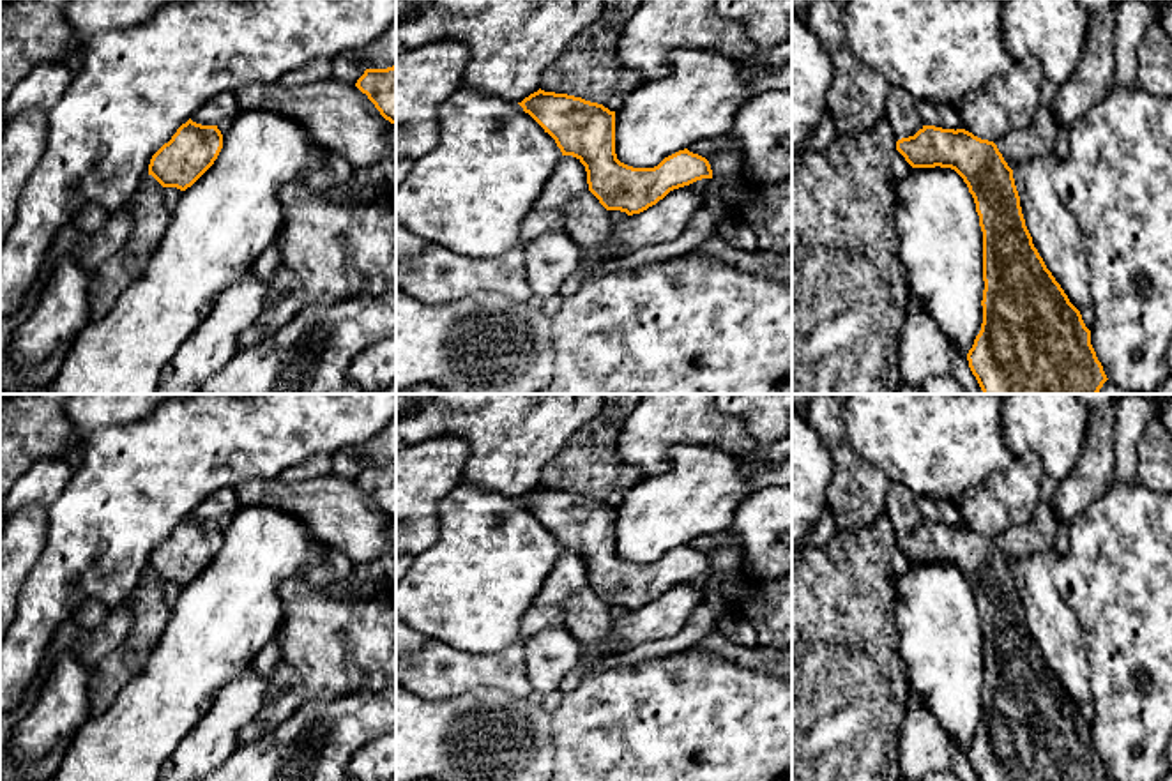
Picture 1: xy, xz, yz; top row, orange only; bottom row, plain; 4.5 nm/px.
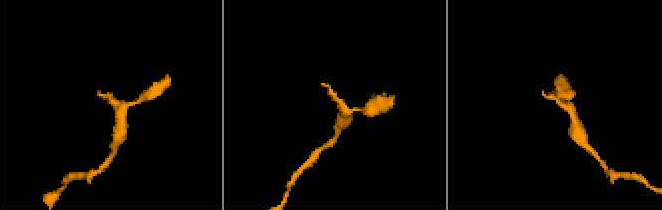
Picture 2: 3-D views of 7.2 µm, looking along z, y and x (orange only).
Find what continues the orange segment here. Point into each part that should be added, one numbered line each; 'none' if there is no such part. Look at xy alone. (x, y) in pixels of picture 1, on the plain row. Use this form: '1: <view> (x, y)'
none

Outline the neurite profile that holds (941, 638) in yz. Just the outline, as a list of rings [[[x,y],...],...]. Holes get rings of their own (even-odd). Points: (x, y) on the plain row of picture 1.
[[[912,564],[903,576],[894,576],[894,626],[898,633],[898,652],[905,664],[905,680],[910,694],[921,698],[939,721],[944,733],[969,749],[983,719],[983,627],[976,599],[963,574],[951,564]]]

